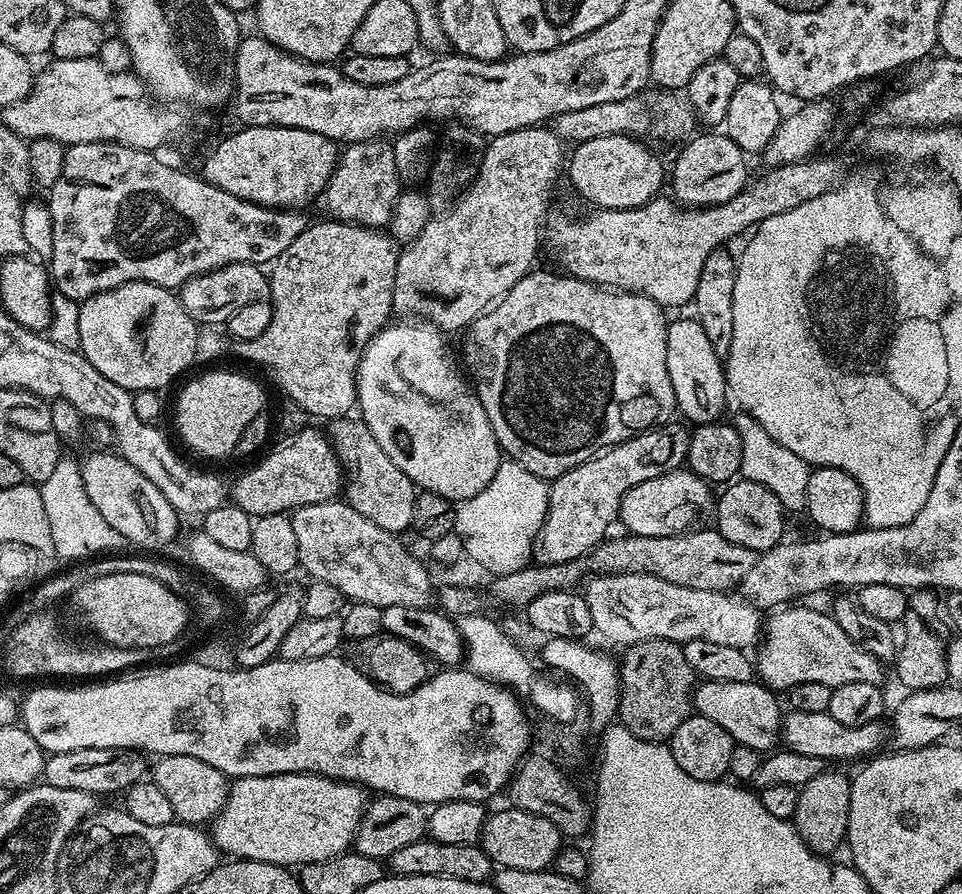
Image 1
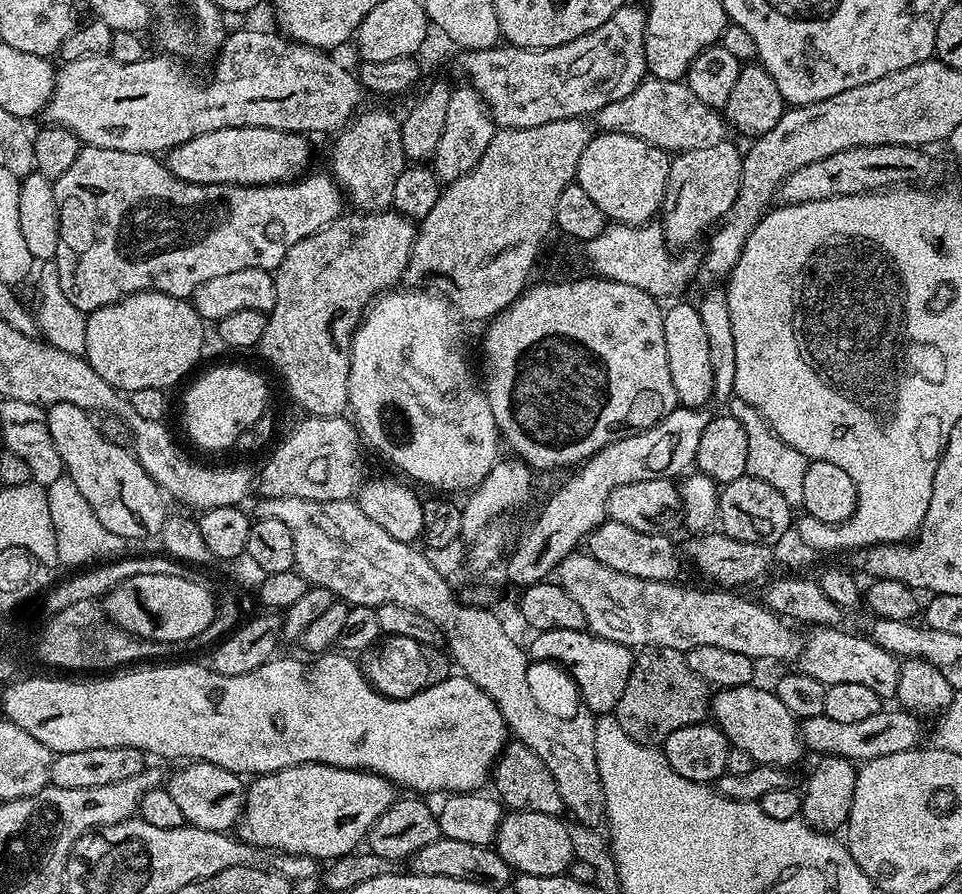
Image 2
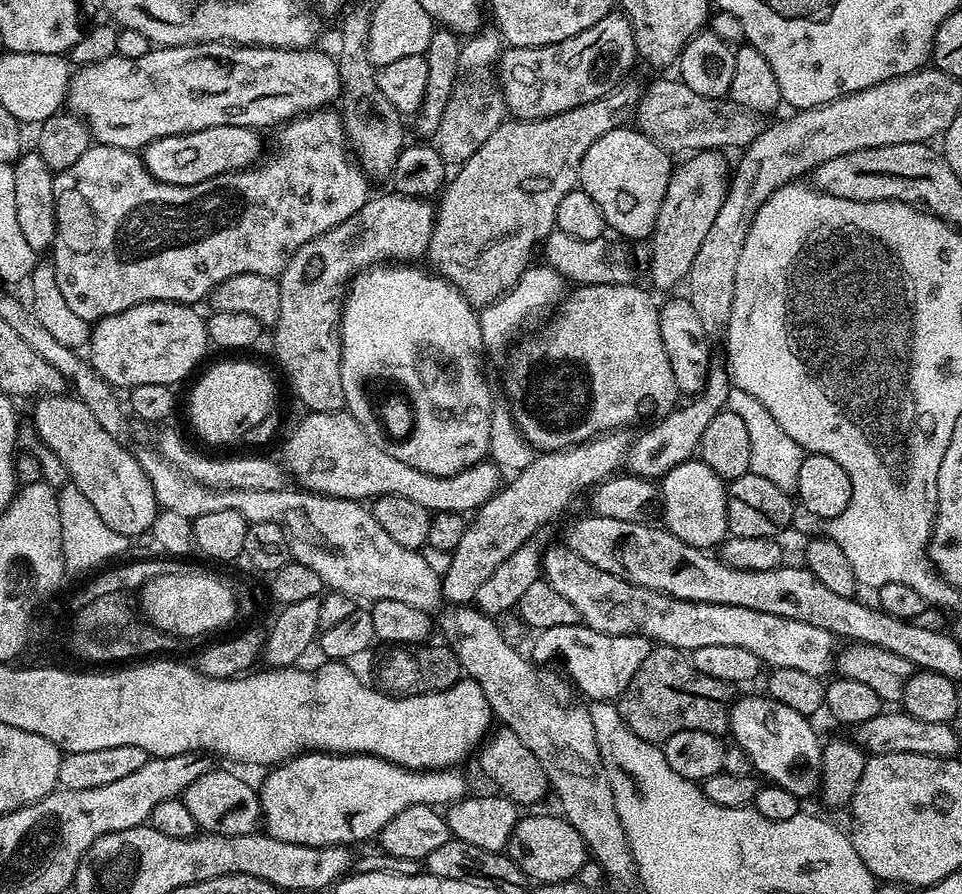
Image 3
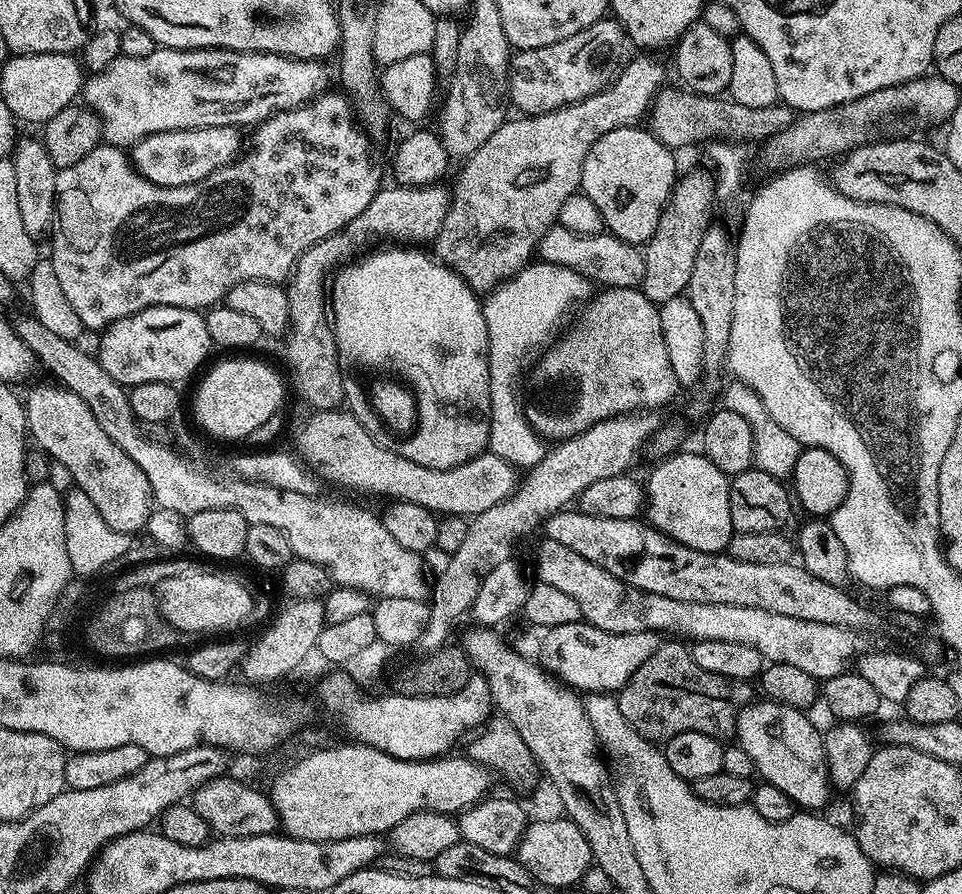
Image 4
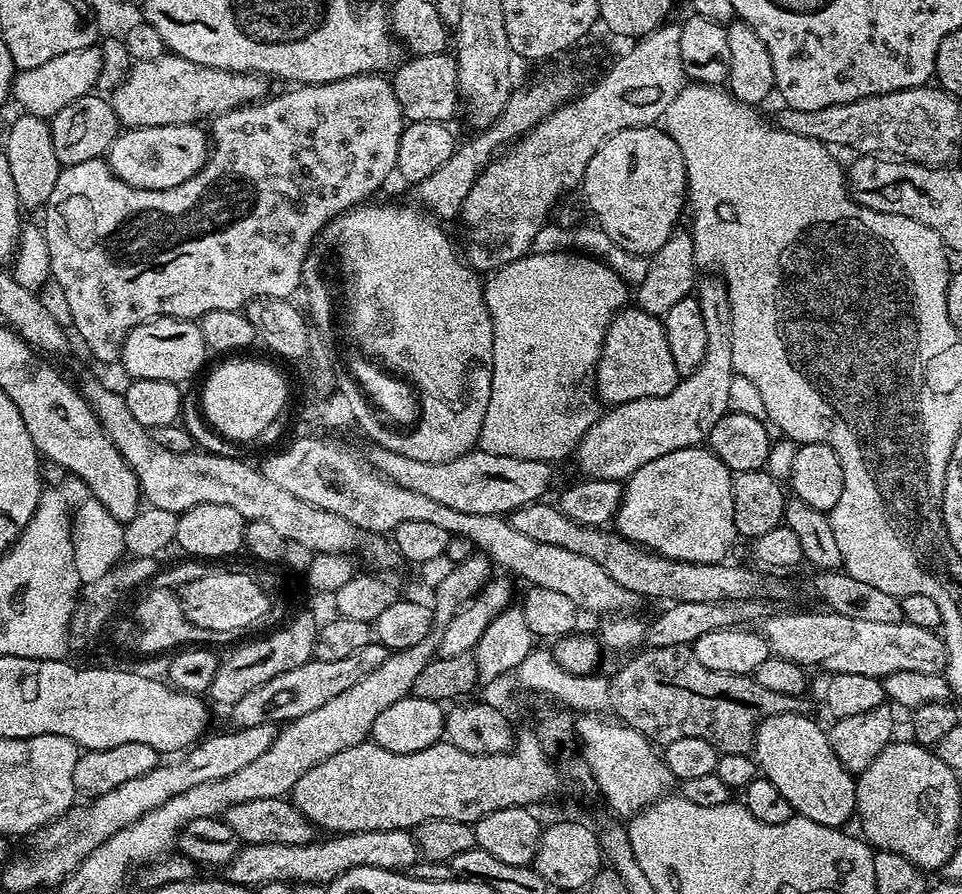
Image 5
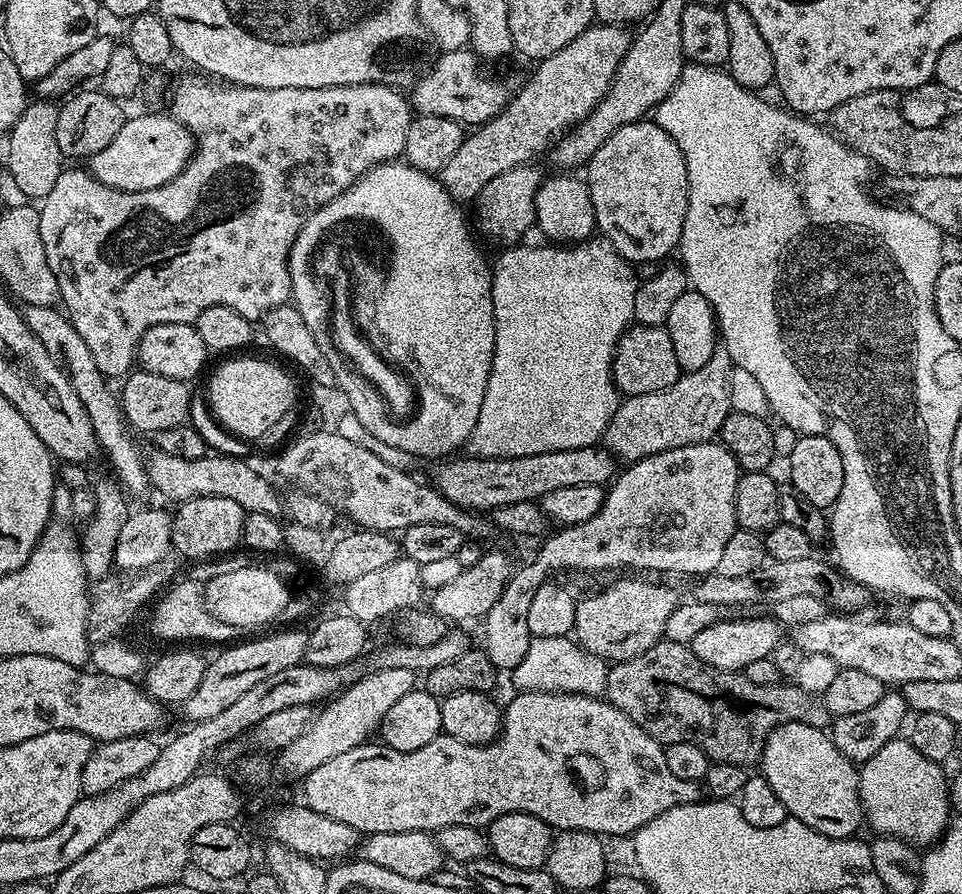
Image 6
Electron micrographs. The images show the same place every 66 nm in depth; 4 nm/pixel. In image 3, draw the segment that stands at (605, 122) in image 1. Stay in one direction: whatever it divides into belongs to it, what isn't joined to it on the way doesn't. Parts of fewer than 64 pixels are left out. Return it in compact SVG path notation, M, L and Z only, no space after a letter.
M679 78L656 80L648 89L645 87L634 109L635 116L635 127L642 135L649 136L659 148L664 149L669 154L677 154L676 152L693 154L708 149L727 150L726 148L743 150L748 148L750 142L754 142L754 138L758 138L766 127L765 117L761 113L747 112L745 108L740 108L737 104L724 98L719 100L702 98L702 94L694 94L694 90L690 90L690 86L683 84Z

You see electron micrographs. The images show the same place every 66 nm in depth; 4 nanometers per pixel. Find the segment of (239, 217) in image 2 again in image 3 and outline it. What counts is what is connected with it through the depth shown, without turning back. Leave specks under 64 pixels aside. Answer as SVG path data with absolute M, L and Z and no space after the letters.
M331 107L321 108L318 112L310 112L307 116L298 116L275 129L276 144L280 149L273 156L265 155L262 162L251 168L241 168L238 172L218 174L206 182L197 184L163 184L148 172L143 159L135 151L111 148L105 144L96 144L74 162L64 172L55 173L53 182L54 202L56 203L56 239L50 247L50 259L56 267L59 289L66 298L67 305L74 313L89 322L106 318L110 314L122 314L122 310L130 310L139 304L151 300L169 300L175 304L199 305L199 300L207 301L219 284L234 278L238 274L262 274L263 276L279 277L288 265L288 259L306 242L315 236L326 234L338 222L346 222L350 214L358 214L362 206L370 199L368 192L369 177L364 175L359 163L350 151L350 141L344 134L344 117Z

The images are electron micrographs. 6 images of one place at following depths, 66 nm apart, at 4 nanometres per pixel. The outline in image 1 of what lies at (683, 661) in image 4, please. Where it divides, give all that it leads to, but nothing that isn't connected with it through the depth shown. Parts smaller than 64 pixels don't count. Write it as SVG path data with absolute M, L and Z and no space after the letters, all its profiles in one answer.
M643 640L627 645L623 649L624 657L619 657L620 709L618 720L623 728L630 730L642 742L664 742L682 726L688 716L693 715L692 693L698 683L698 677L692 671L690 662L686 662L683 647L672 640Z

